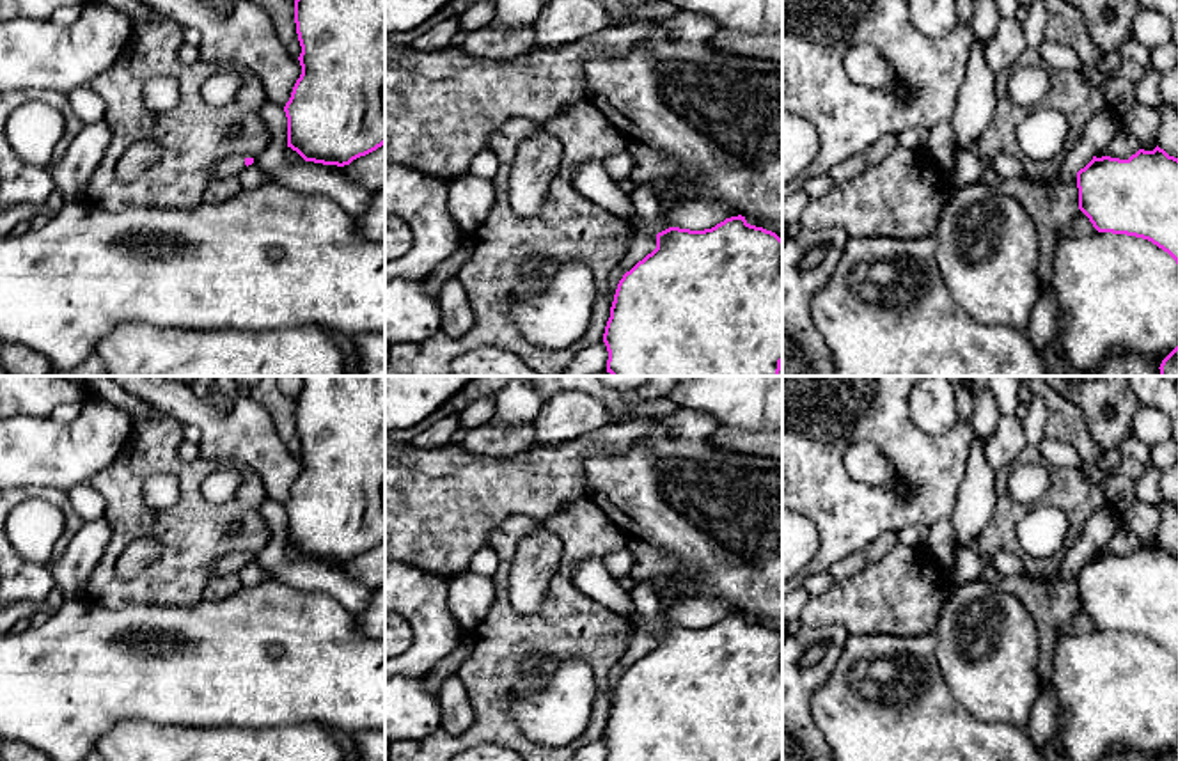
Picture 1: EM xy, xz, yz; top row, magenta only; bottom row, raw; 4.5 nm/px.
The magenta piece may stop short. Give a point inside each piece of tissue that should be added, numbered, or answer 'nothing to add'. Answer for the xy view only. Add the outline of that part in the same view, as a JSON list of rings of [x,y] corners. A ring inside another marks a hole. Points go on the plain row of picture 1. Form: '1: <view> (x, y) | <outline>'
1: xy (233, 564) | [[[229,555],[215,562],[213,578],[238,575],[245,568],[245,555]]]

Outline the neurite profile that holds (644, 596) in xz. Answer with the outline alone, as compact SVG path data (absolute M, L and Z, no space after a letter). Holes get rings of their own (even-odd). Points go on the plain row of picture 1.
M653 582L637 584L630 594L639 619L635 621L635 633L619 660L624 669L630 669L656 646L658 630L672 624L664 614L664 605Z

